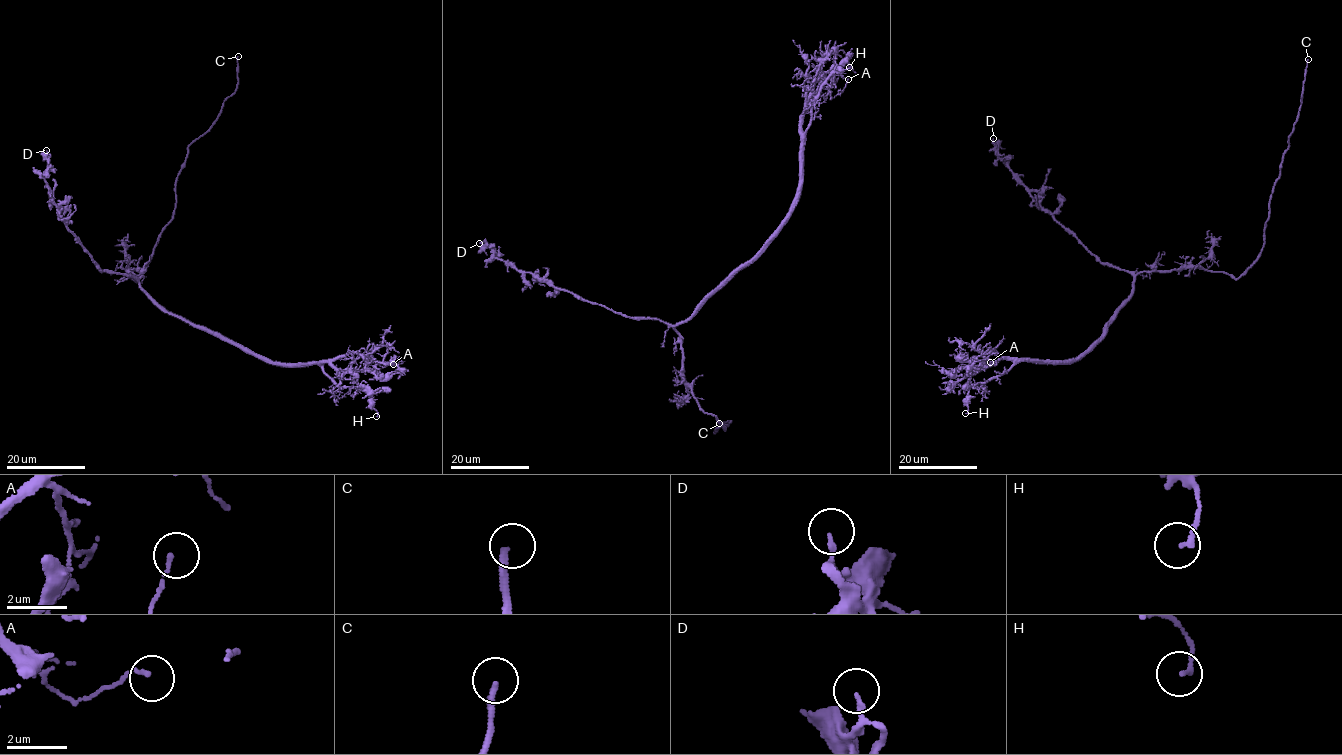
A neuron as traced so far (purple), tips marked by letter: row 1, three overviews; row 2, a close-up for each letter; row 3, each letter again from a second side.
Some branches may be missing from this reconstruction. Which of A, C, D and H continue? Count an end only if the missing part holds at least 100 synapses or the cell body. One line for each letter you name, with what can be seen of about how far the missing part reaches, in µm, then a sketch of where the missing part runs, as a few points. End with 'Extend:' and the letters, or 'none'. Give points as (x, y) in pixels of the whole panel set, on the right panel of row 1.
C: missing 8 µm; course (1308, 59), (1316, 37)
Extend: C

